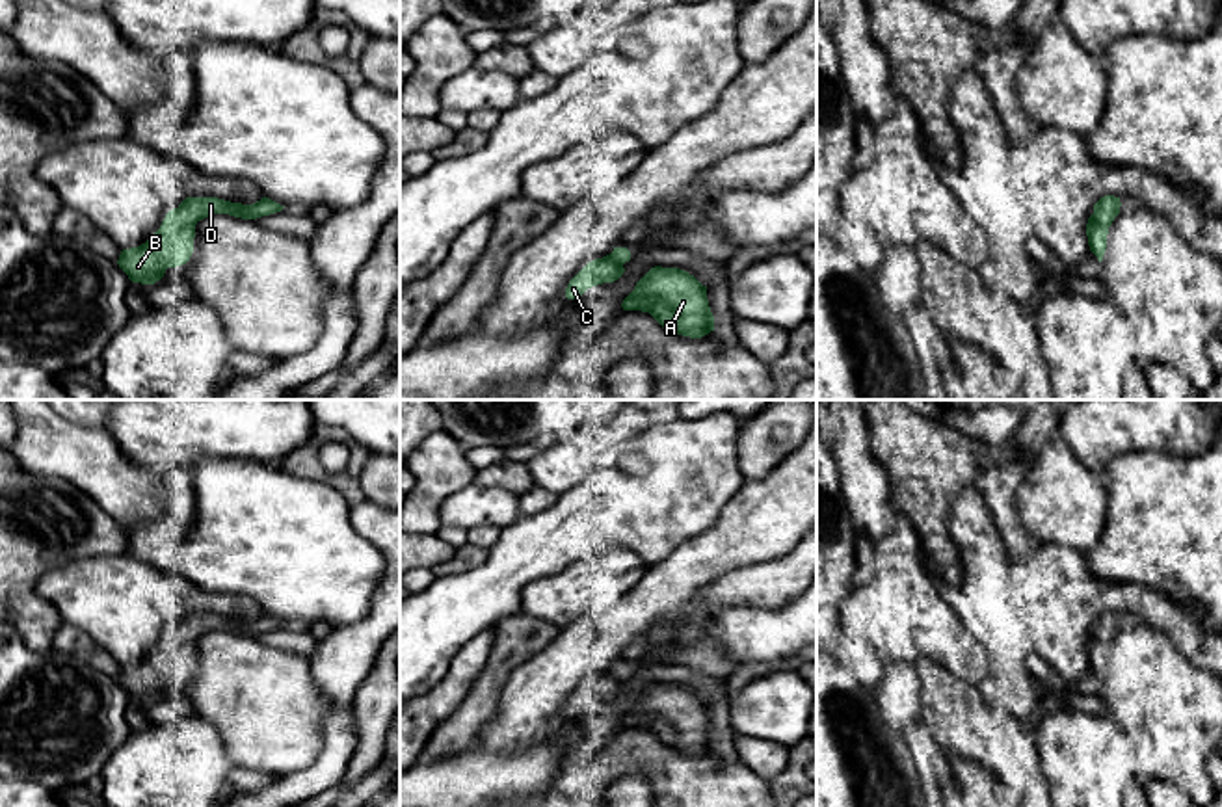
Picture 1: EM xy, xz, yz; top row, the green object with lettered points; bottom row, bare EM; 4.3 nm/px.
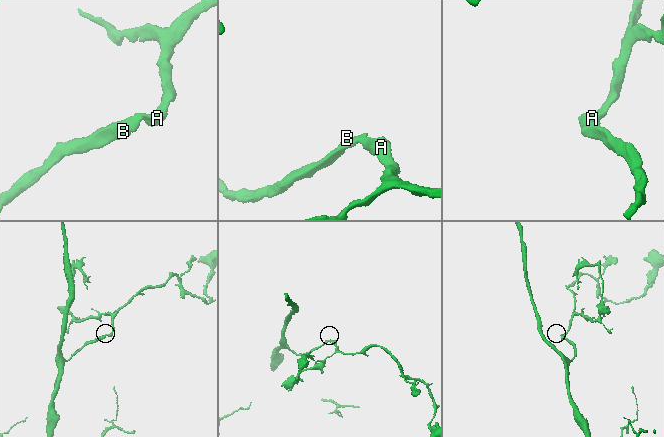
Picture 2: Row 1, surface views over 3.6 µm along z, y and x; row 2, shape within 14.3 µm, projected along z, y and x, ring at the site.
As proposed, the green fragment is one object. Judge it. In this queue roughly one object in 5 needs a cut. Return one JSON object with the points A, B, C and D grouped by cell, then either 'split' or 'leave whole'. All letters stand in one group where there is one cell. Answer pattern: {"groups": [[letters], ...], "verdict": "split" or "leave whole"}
{"groups": [["A", "B", "C", "D"]], "verdict": "leave whole"}

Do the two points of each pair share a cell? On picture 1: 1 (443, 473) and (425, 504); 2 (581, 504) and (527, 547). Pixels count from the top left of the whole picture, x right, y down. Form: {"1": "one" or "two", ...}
{"1": "one", "2": "one"}

